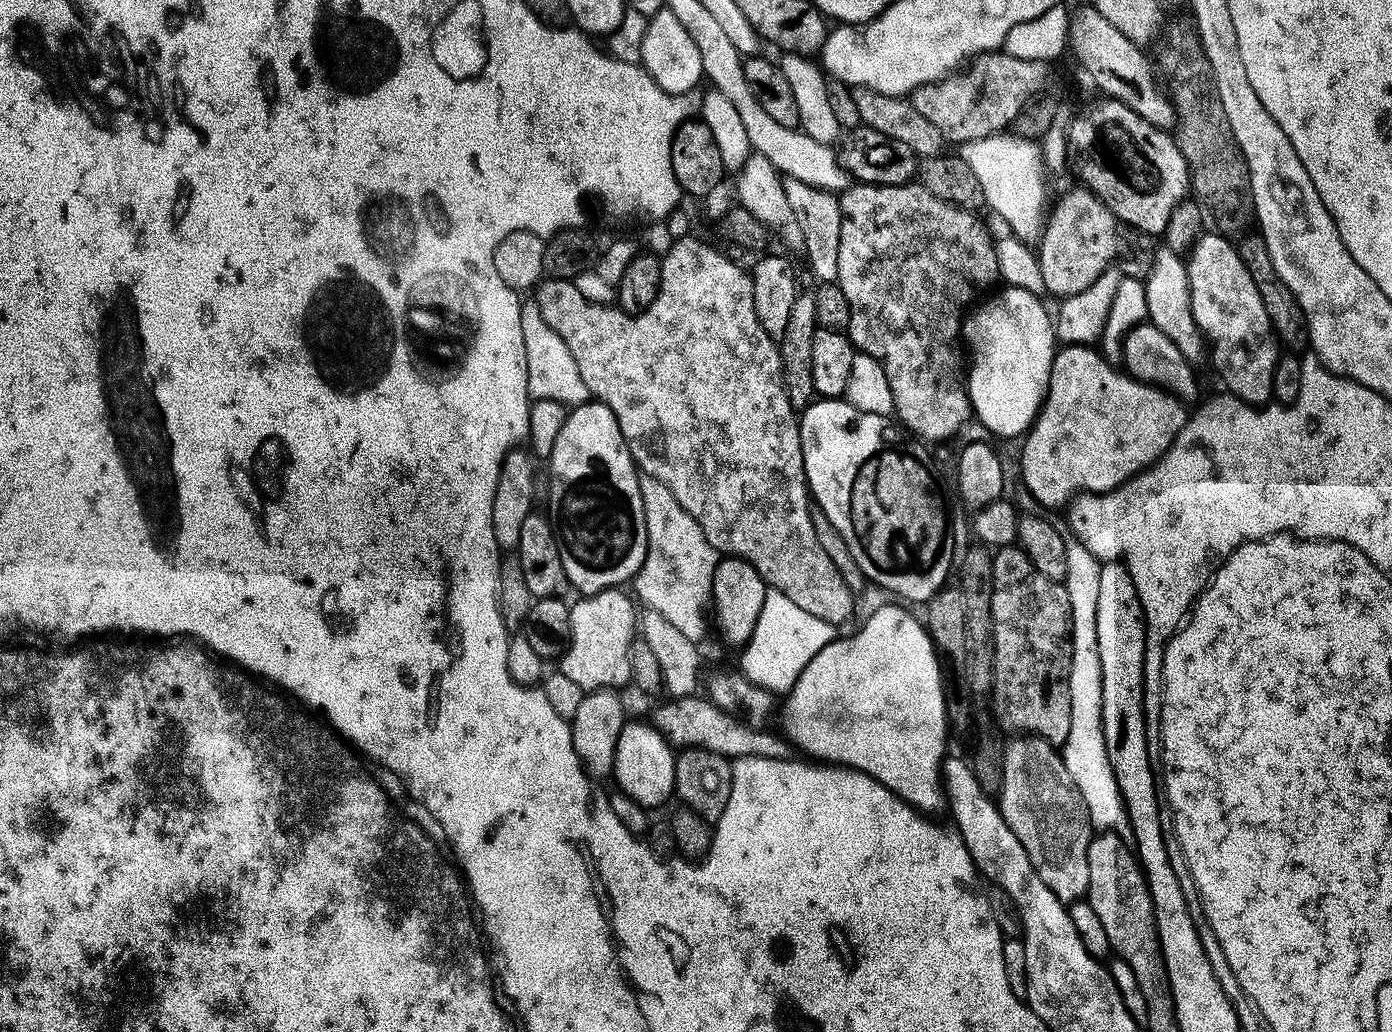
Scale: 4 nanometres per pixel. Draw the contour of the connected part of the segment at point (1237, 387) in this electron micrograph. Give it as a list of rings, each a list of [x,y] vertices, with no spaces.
[[[1205,231],[1186,260],[1190,282],[1190,306],[1204,339],[1210,345],[1210,360],[1235,399],[1263,406],[1273,399],[1272,383],[1278,361],[1277,337],[1262,298],[1237,245],[1219,231]]]

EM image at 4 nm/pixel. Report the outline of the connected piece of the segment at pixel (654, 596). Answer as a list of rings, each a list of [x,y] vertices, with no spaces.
[[[651,478],[641,479],[640,493],[646,514],[648,553],[634,577],[635,599],[643,607],[662,614],[692,641],[700,642],[704,636],[704,608],[706,612],[712,595],[712,575],[718,563],[716,548],[710,546],[698,522],[678,506],[674,494],[670,494],[665,484]]]

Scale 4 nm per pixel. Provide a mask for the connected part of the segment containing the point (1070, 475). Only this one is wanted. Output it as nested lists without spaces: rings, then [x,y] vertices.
[[[1064,344],[1057,351],[1056,357],[1052,360],[1052,373],[1050,374],[1047,399],[1022,440],[1024,445],[1020,448],[1020,474],[1024,478],[1024,484],[1028,487],[1033,498],[1046,508],[1060,508],[1064,503],[1065,507],[1073,497],[1080,493],[1094,492],[1099,494],[1101,492],[1112,492],[1132,479],[1133,476],[1140,475],[1144,469],[1156,463],[1157,460],[1161,460],[1167,454],[1168,448],[1174,442],[1174,438],[1178,438],[1182,426],[1190,418],[1190,412],[1184,409],[1187,408],[1185,401],[1181,400],[1179,396],[1173,396],[1171,392],[1158,388],[1154,384],[1144,384],[1141,380],[1136,380],[1133,376],[1129,376],[1127,371],[1121,370],[1119,367],[1116,369],[1114,365],[1107,364],[1094,349],[1095,347],[1087,344]]]

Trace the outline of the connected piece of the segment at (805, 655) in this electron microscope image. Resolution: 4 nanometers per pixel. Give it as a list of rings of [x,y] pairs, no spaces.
[[[768,588],[763,599],[762,612],[755,630],[743,647],[739,669],[748,680],[771,692],[792,688],[801,670],[809,664],[818,650],[822,650],[836,634],[835,627],[824,619],[816,618],[786,598],[776,588]]]

